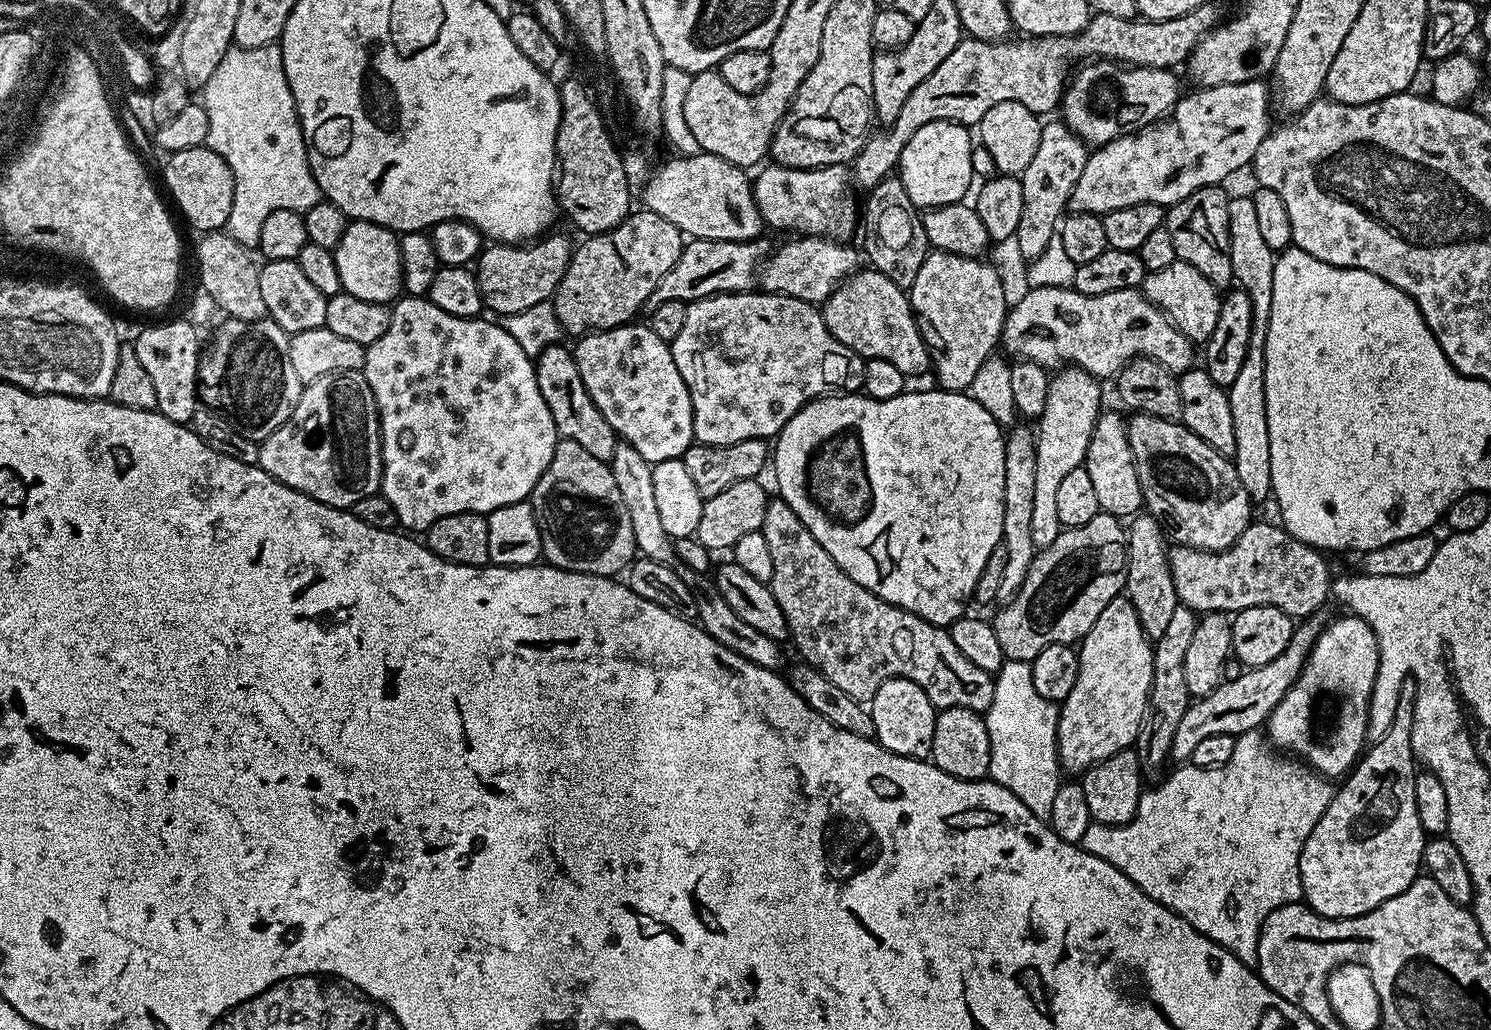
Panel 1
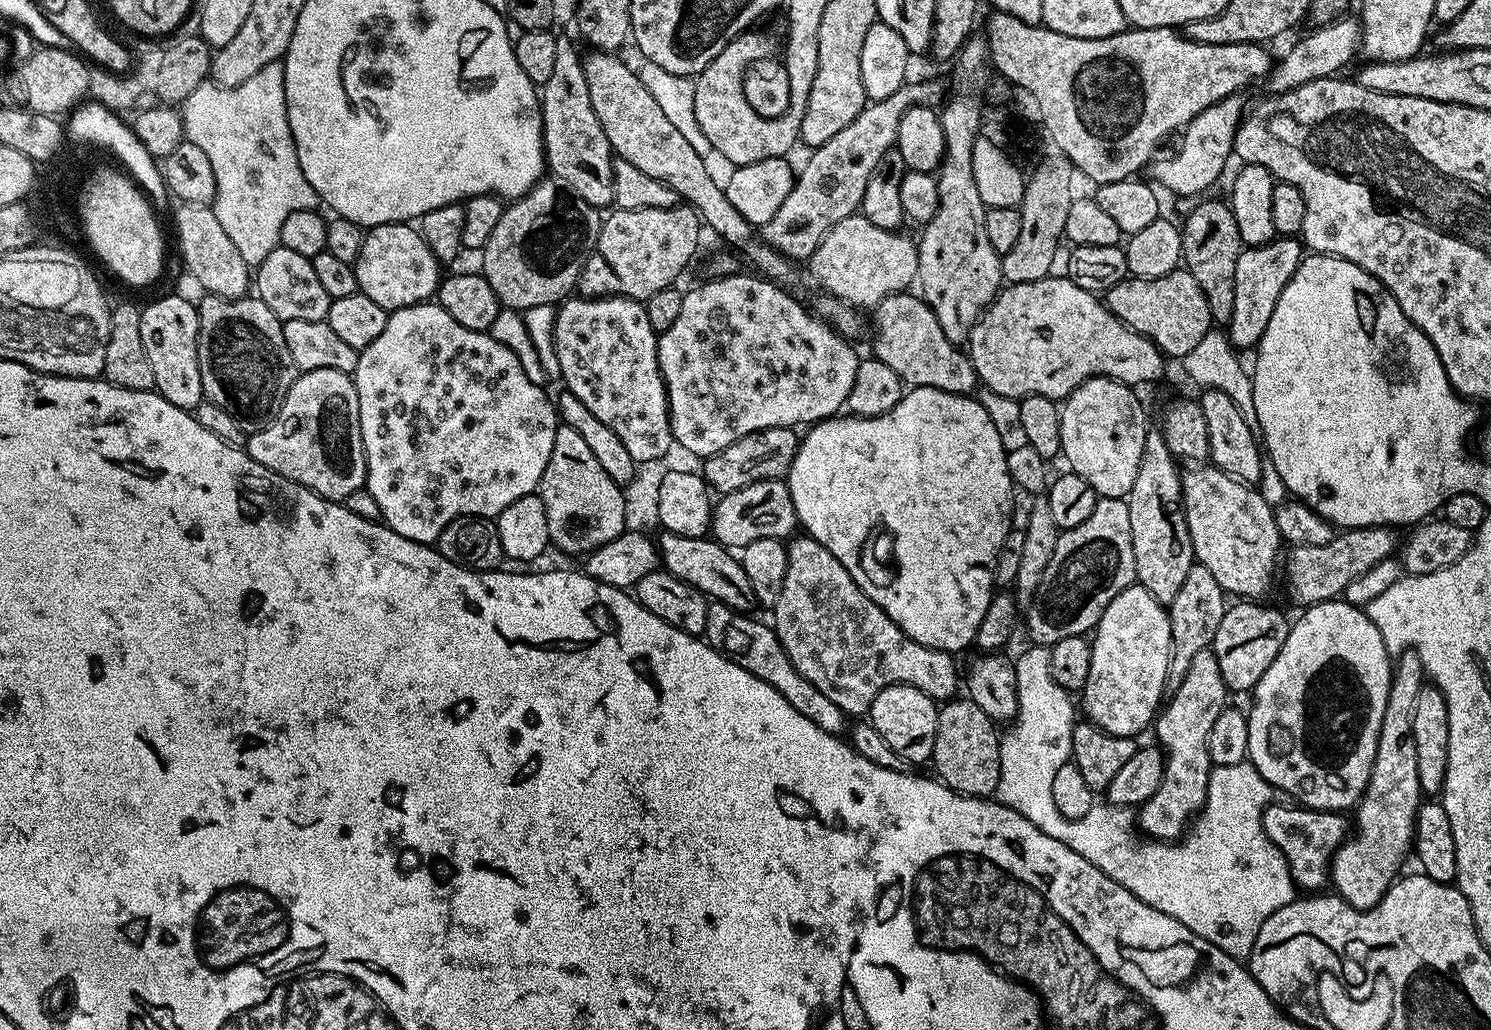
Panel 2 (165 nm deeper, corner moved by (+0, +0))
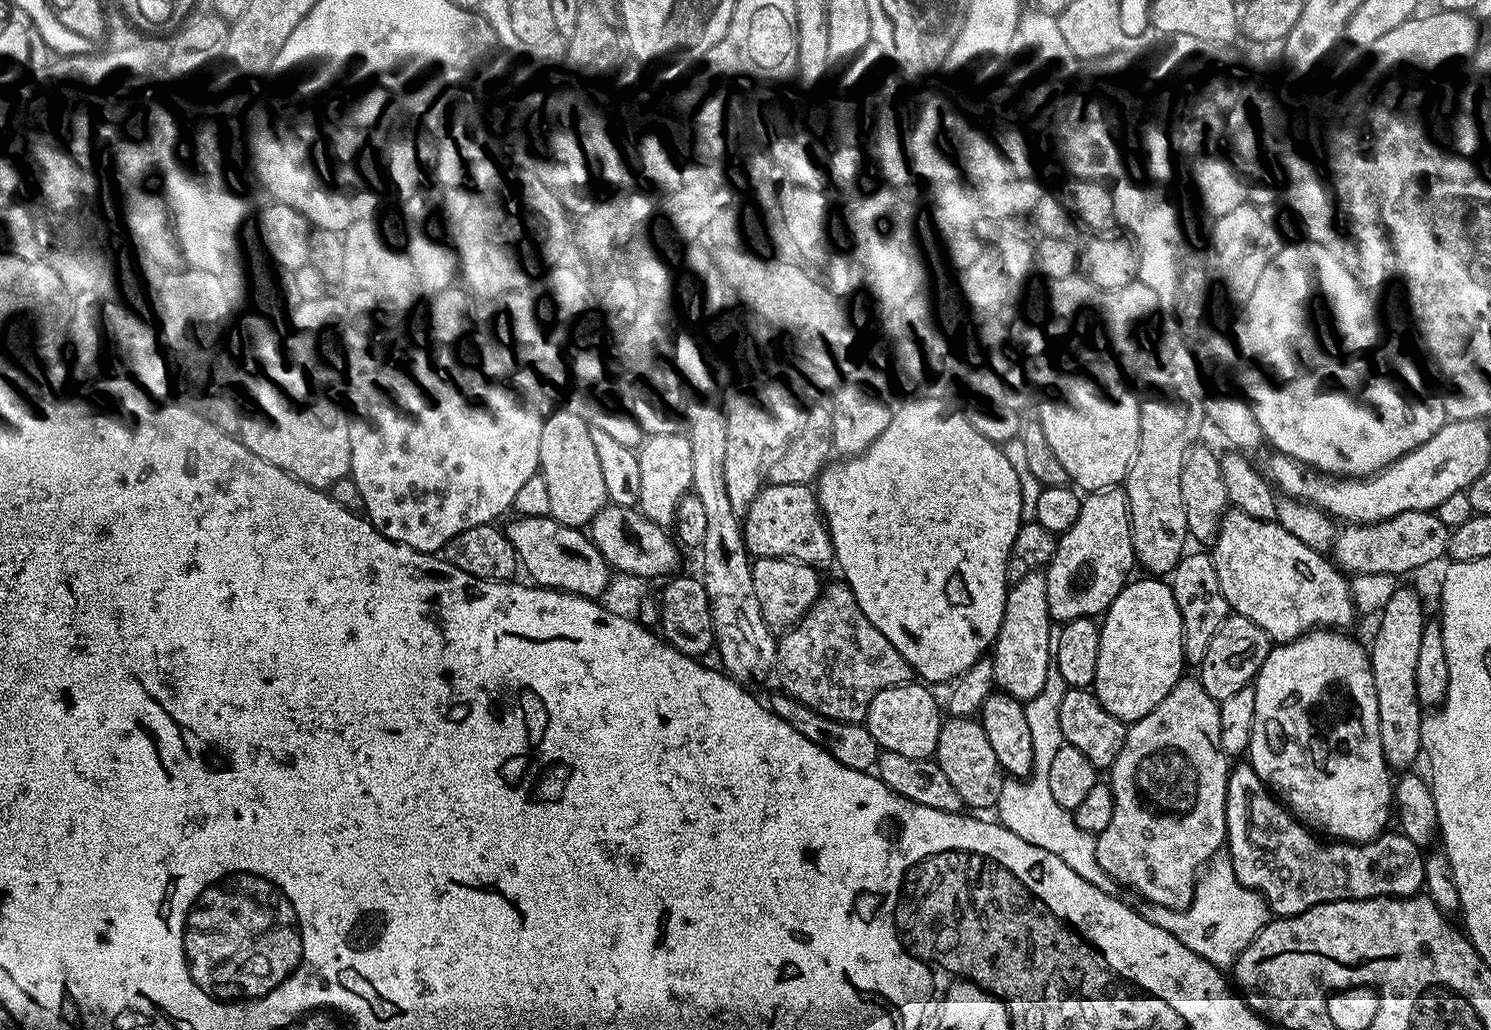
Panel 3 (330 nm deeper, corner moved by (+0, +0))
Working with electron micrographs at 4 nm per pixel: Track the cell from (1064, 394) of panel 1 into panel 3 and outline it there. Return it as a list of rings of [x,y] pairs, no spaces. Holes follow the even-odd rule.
[[[1043,571],[1026,574],[1022,582],[1009,587],[1002,626],[996,635],[996,643],[990,649],[990,659],[999,691],[1021,702],[1042,694],[1046,674],[1054,666],[1054,621],[1050,614],[1050,602],[1046,602]]]

